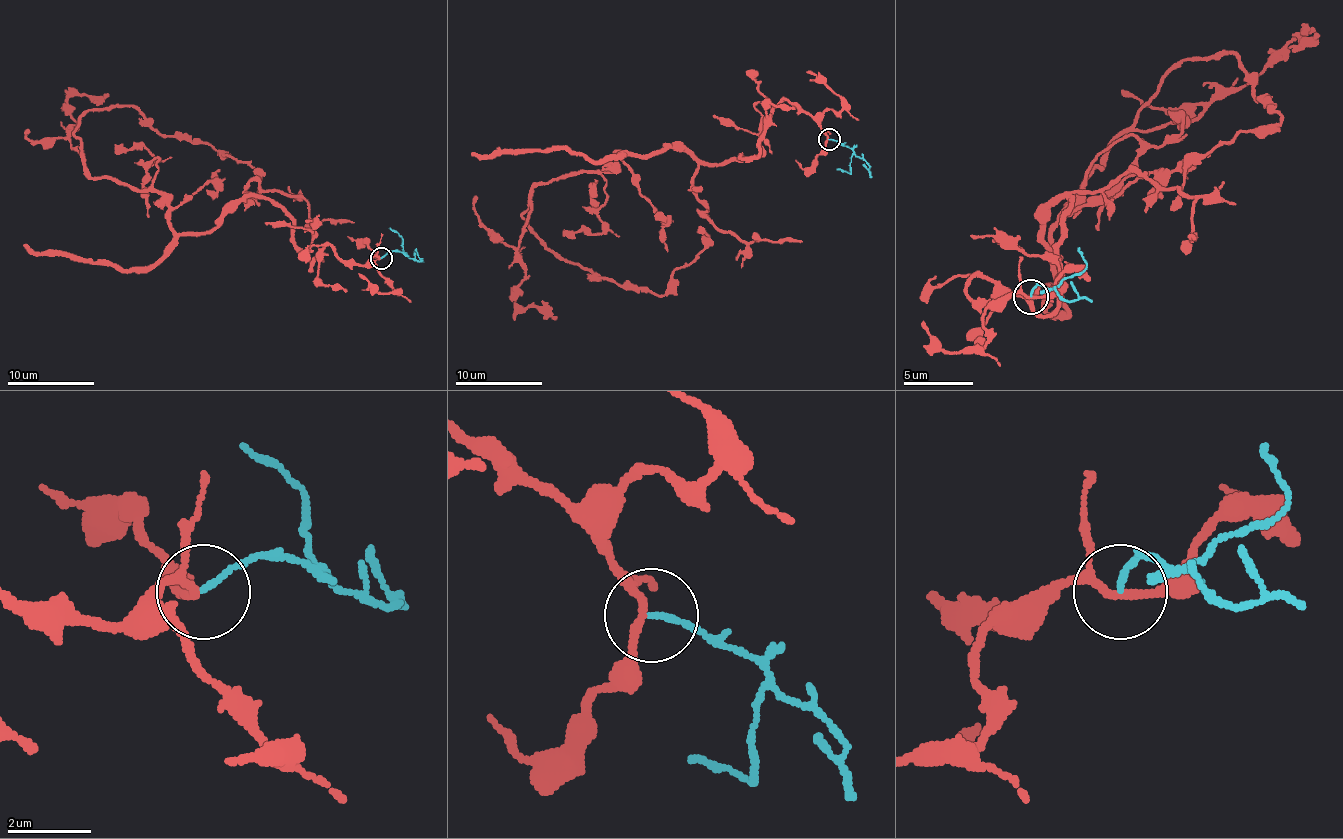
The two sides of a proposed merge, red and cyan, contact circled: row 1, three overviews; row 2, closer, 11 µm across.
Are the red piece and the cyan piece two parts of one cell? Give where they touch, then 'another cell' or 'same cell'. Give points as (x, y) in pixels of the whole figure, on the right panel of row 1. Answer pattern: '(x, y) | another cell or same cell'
(1031, 296) | another cell

